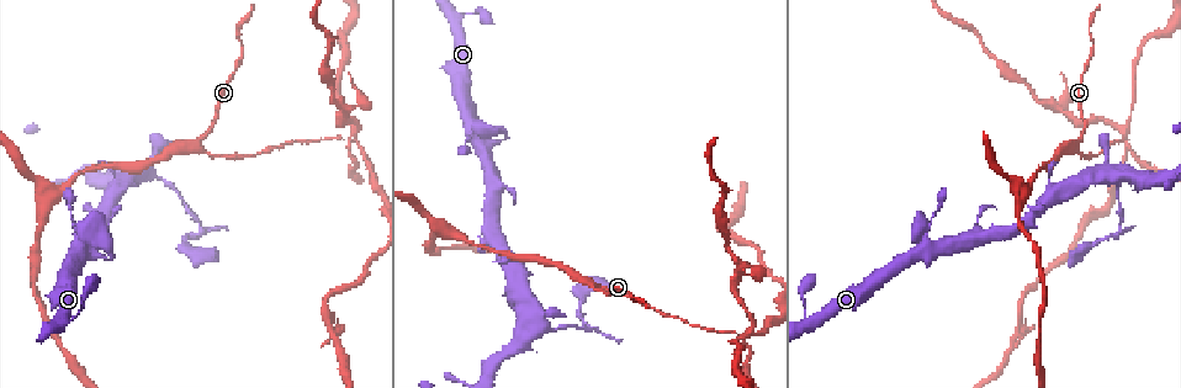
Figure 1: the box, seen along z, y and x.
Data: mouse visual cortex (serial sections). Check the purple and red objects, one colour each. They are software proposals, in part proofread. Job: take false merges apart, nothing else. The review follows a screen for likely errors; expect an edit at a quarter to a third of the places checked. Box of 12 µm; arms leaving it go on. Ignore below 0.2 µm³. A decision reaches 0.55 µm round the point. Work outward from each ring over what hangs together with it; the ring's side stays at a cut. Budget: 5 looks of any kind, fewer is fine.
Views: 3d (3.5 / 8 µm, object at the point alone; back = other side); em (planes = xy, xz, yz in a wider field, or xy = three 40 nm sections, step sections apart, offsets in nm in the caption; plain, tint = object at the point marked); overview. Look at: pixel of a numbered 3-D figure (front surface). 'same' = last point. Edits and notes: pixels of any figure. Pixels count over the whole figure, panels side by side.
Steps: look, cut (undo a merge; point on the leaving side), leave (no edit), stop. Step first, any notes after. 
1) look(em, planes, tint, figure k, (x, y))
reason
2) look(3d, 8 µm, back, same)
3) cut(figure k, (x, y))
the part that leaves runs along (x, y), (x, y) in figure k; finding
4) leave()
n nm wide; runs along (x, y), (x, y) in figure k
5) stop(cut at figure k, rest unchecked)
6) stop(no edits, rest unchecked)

look(3d, 8 µm, figure 1, (79, 253))
two arms in line, one across

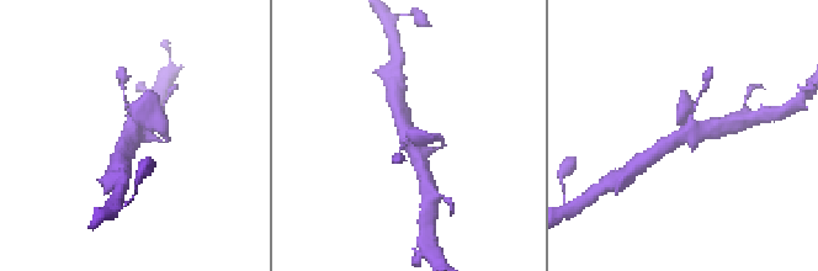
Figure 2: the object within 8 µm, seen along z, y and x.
look(3d, 3.5 µm, back, figure 2, (131, 133))
zoom in

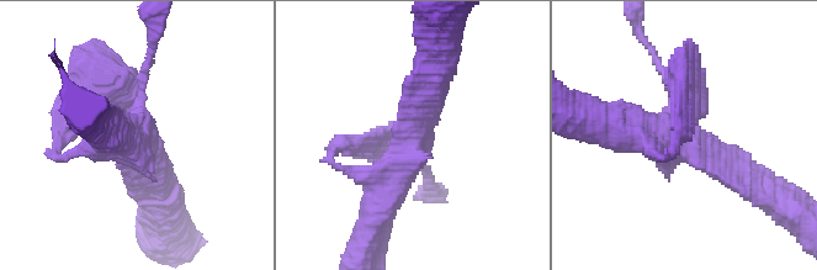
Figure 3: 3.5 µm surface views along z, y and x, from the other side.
look(em, xy, step 1, tint, figure 3, (405, 154))
now the EM

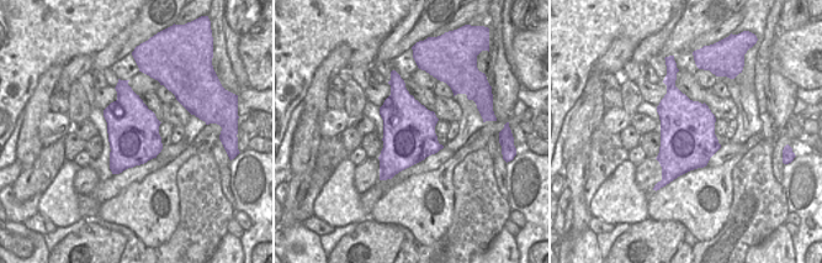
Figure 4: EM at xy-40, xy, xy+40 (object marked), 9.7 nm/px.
leave()
runs along (429, 89), (372, 218) in figure 3; continuous, no second cell

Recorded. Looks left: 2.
look(3d, 3.5 µm, figure 1, (1080, 142))
sharp bend

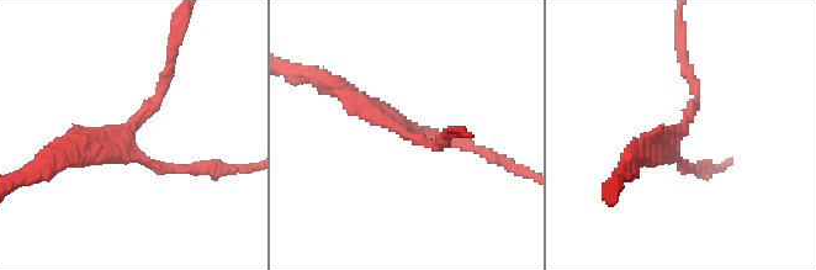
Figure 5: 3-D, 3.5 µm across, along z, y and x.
look(em, xy, step 2, tint, figure 5, (405, 135))

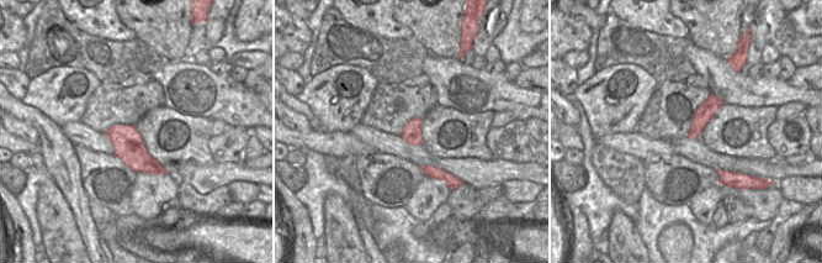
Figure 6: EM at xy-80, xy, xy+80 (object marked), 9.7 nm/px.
leave()
190 nm wide; runs along (169, 65), (123, 144), (176, 168) in figure 5; one cell here

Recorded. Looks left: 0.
stop(no edits, rest unchecked)

